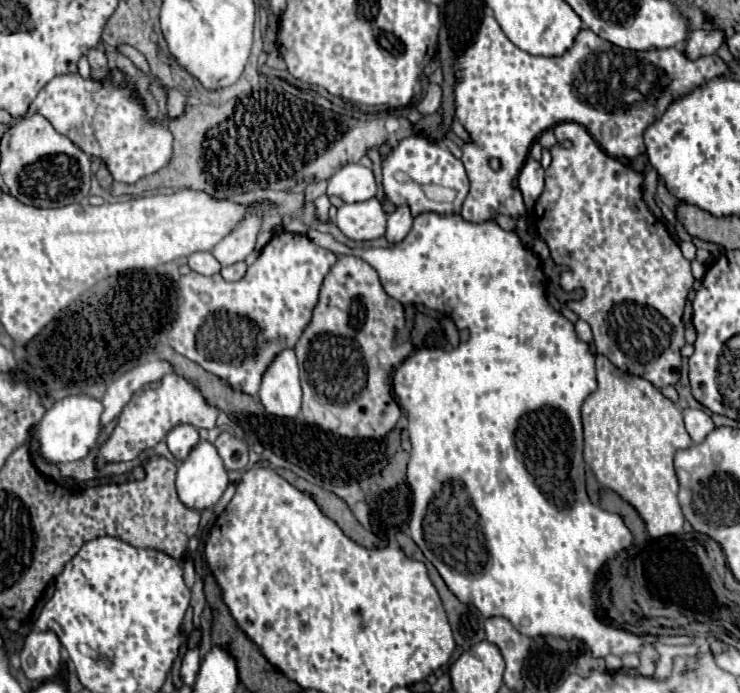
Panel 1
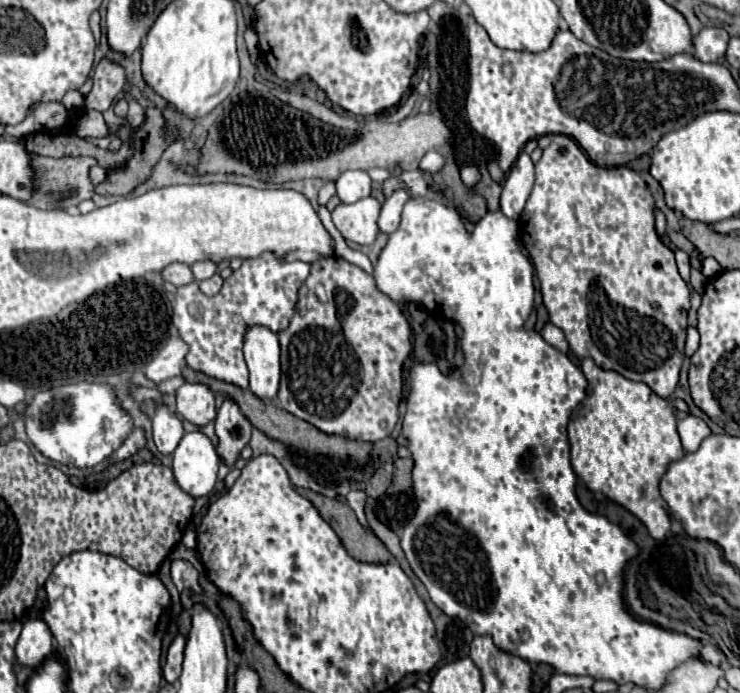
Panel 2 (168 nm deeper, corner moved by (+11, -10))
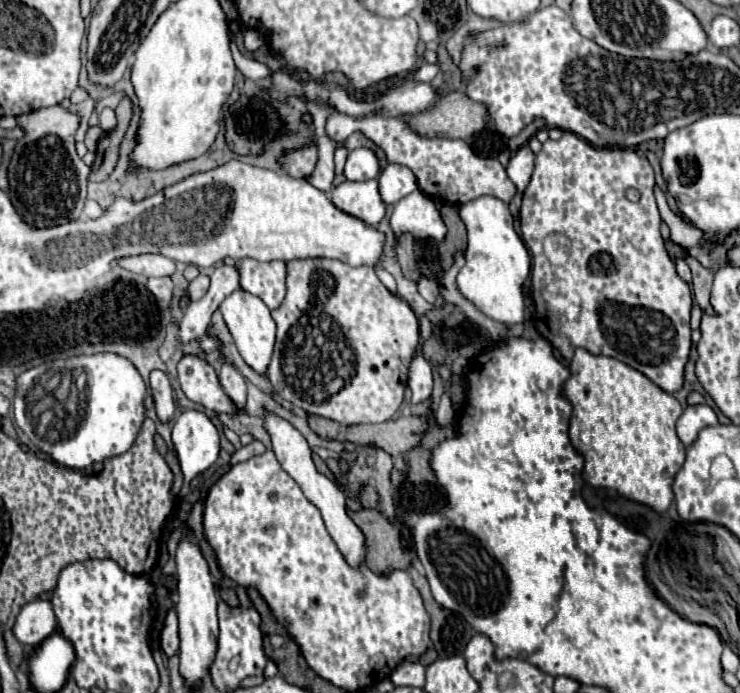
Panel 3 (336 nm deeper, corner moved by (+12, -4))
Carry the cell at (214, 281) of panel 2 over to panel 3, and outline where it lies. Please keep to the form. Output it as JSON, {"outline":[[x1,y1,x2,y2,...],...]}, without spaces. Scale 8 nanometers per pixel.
{"outline":[[198,275,194,281,190,281,188,285,190,301,198,301,200,297,204,297,204,293,208,291,208,285,210,285,210,279,206,275]]}

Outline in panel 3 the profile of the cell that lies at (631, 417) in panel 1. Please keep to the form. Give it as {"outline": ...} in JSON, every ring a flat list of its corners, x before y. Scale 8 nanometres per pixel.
{"outline":[[576,349,572,357,570,377,562,385,562,395,572,405,570,419,570,441,584,455,586,481,594,487,616,489,626,499,648,503,654,511,664,513,672,499,672,481,684,463,684,445,676,435,676,421,682,415,682,407,674,395,662,391,656,383,652,383,646,375,616,361,614,357,592,355,586,349]]}

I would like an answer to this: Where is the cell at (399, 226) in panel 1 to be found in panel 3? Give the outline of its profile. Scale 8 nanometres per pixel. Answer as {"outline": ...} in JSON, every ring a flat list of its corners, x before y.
{"outline":[[388,165,380,173,378,183,380,183,380,195,384,203,392,203,392,205,398,203,404,195,418,189,416,177,406,165]]}

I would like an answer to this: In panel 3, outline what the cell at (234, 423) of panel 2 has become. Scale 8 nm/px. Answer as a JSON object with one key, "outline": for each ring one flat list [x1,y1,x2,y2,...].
{"outline":[[230,361,222,363,220,383,222,383,224,391,228,393,228,397,242,409,246,405,246,379,234,363,230,363]]}

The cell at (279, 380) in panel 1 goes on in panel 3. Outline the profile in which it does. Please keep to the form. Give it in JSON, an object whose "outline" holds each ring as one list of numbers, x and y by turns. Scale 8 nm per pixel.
{"outline":[[236,289,220,303,220,311,224,315,224,321,236,341,240,355,244,357,244,361,254,371,266,373,266,367,270,363,272,349,274,349,274,339,276,339,276,323,270,317,270,309,264,305,264,301,260,301,260,297,256,297,252,293,244,293,244,289]]}

